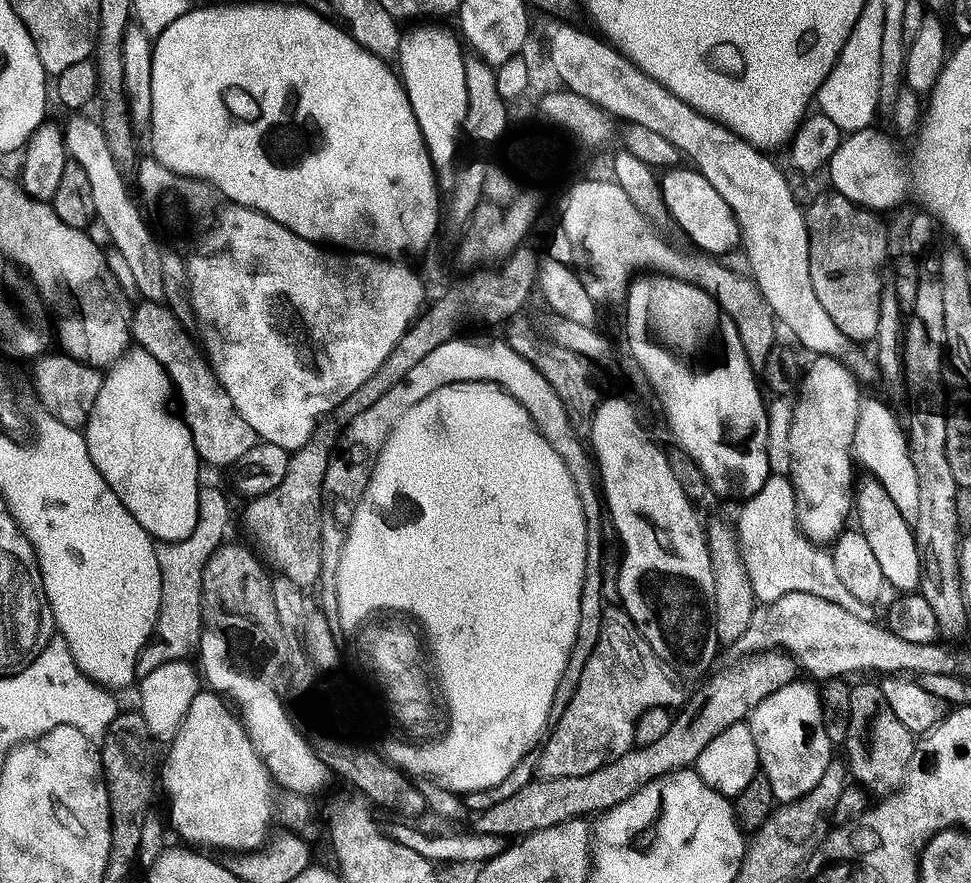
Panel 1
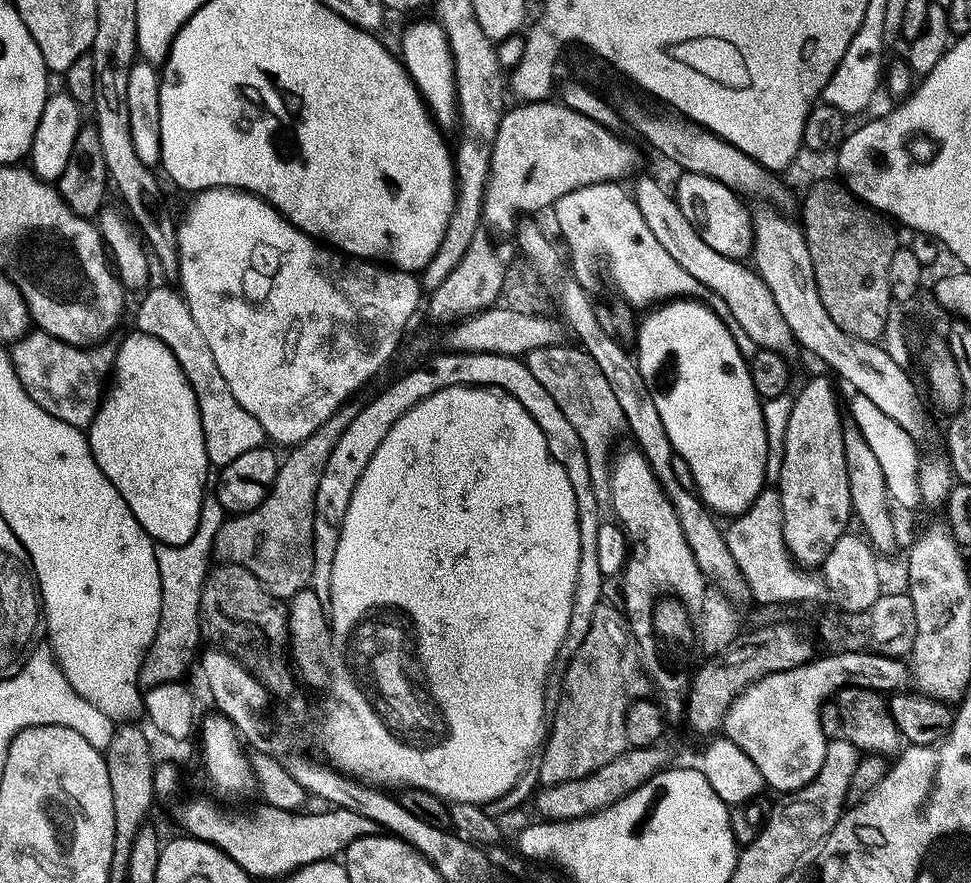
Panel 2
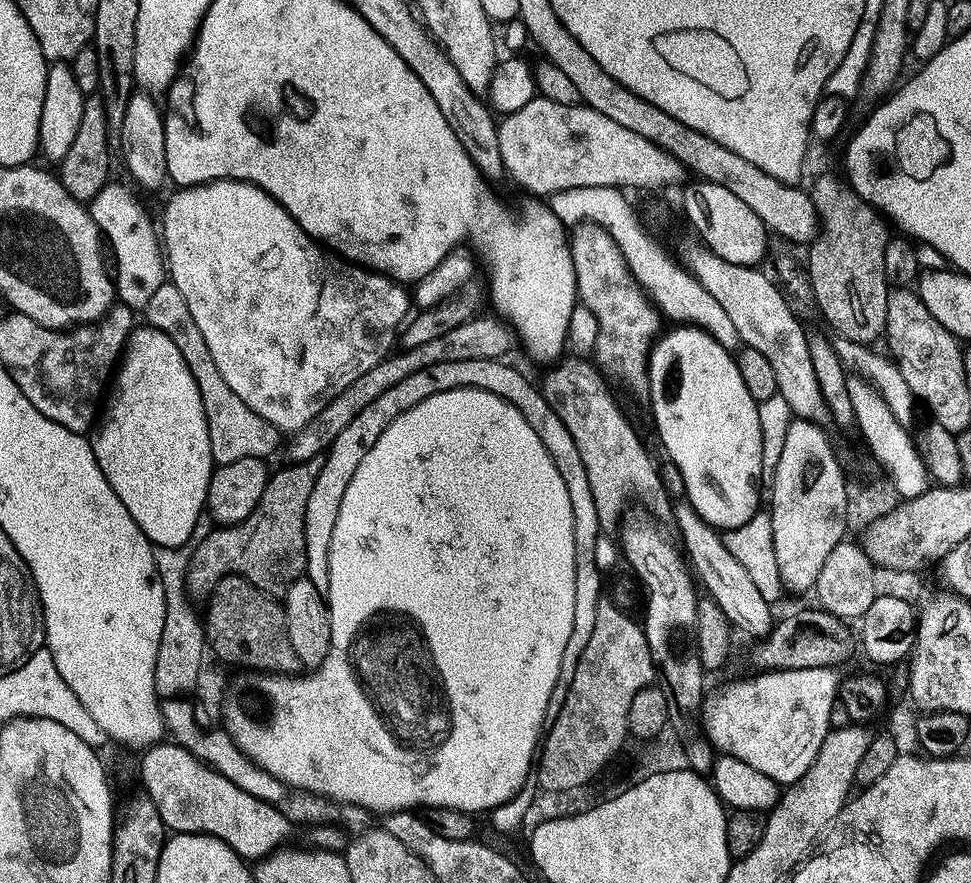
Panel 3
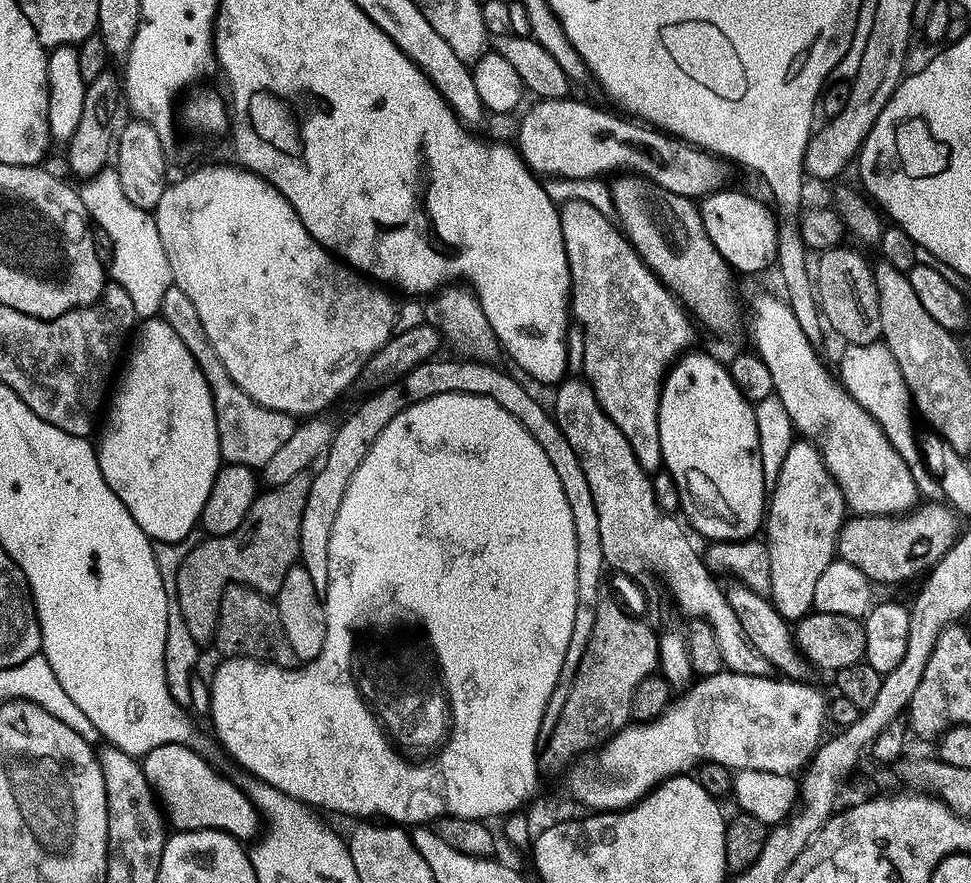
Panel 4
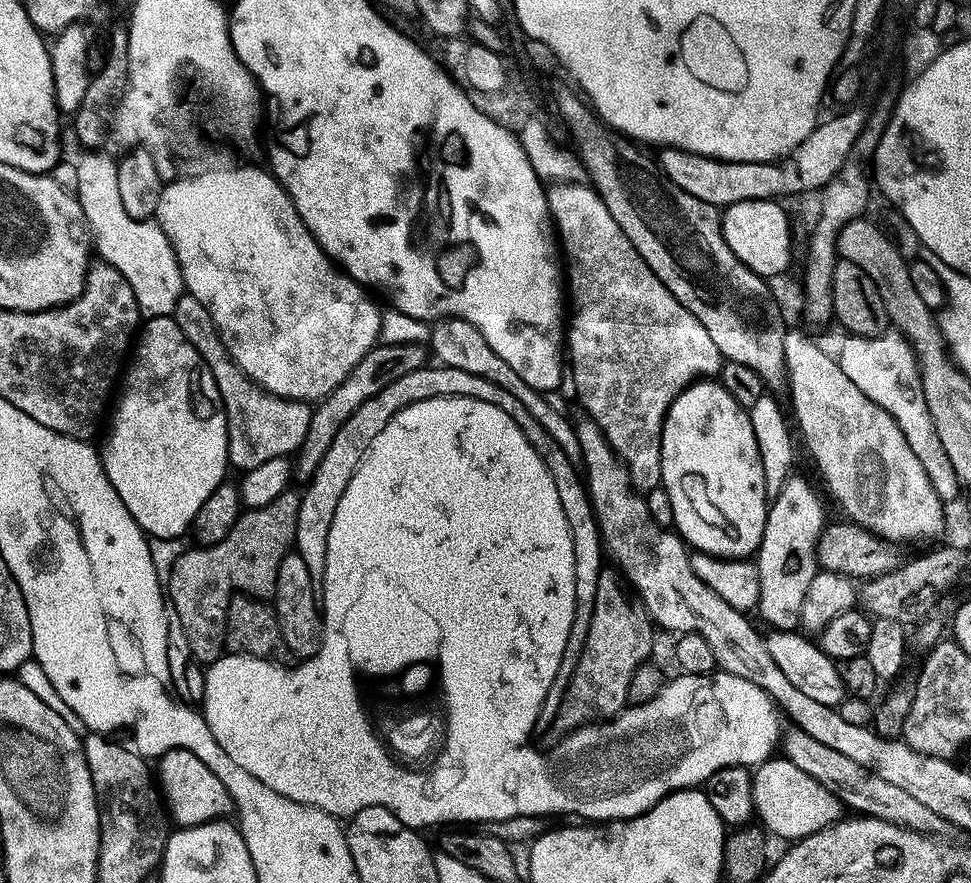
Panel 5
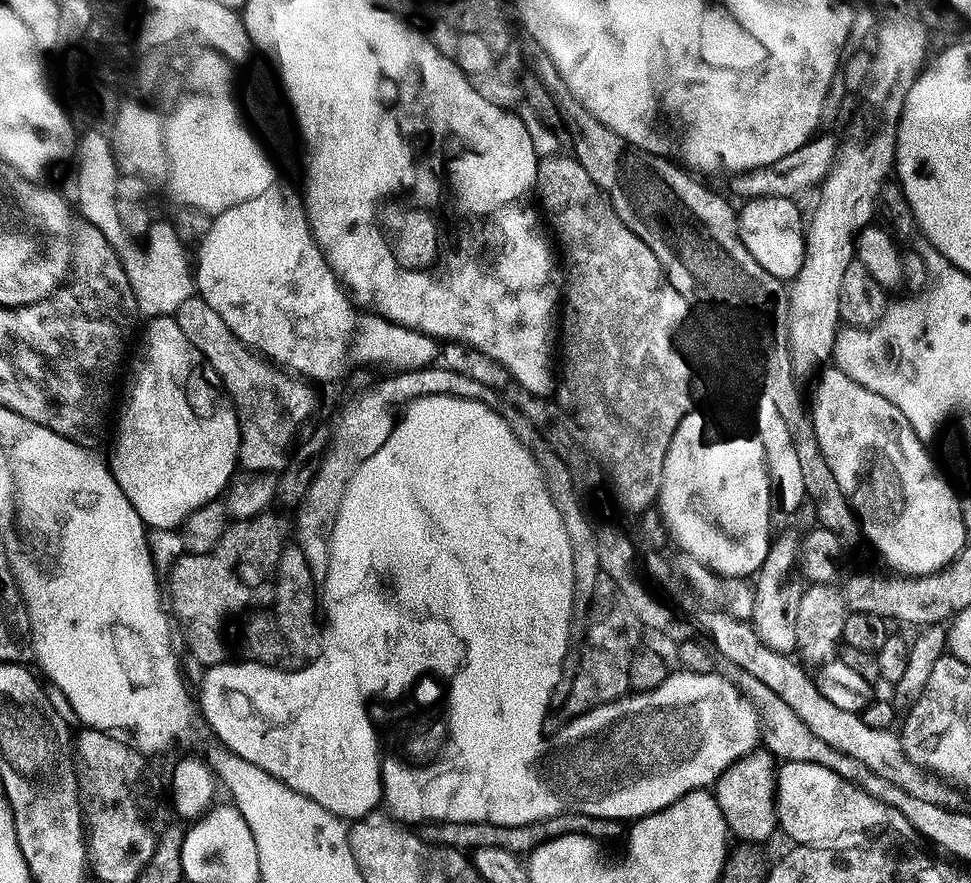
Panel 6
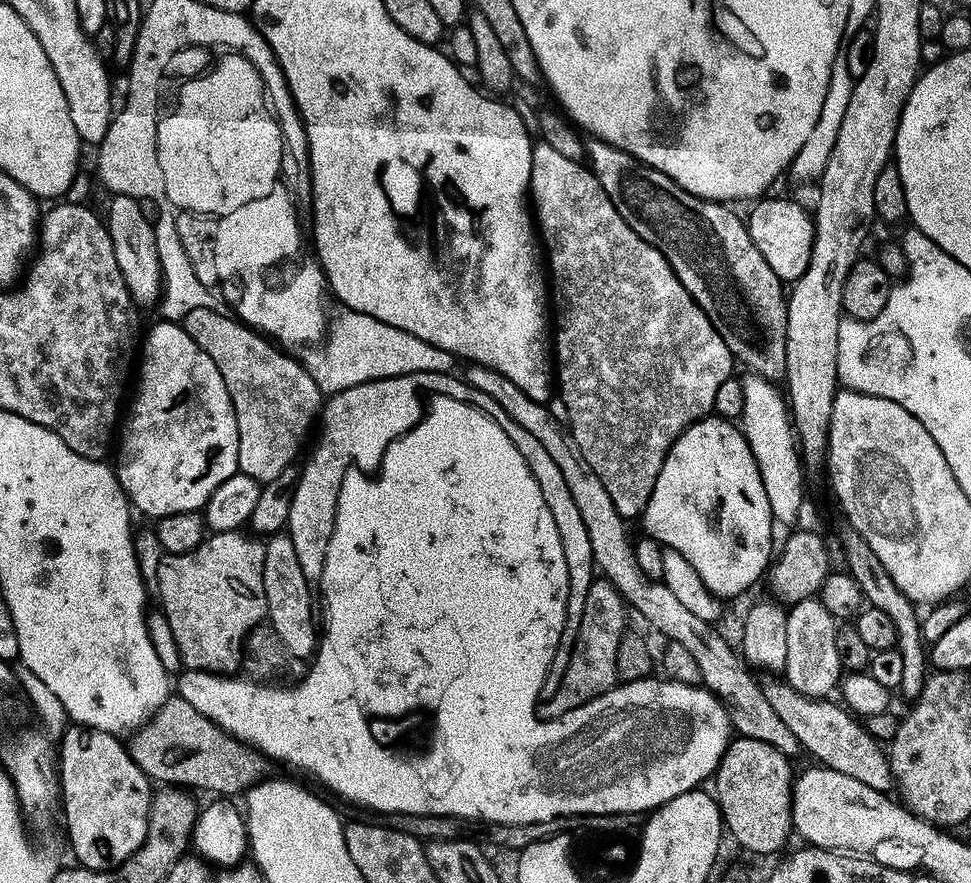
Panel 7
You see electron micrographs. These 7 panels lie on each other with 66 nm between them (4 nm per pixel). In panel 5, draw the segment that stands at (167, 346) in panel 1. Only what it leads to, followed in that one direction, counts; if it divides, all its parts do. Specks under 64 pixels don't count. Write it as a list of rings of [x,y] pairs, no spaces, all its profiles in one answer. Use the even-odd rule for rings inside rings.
[[[187,294],[180,296],[174,315],[178,326],[182,326],[182,334],[190,338],[194,350],[202,354],[210,374],[214,374],[214,382],[228,419],[229,465],[233,469],[247,470],[262,466],[262,462],[270,462],[270,458],[299,453],[306,430],[310,430],[312,408],[305,401],[287,400],[258,387],[230,358],[206,306],[202,306],[198,298]]]

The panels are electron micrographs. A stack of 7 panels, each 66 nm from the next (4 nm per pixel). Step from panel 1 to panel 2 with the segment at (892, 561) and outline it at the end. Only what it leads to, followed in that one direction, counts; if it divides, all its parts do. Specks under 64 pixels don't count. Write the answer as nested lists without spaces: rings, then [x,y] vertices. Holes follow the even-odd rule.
[[[848,416],[843,419],[843,449],[846,450],[847,481],[850,484],[850,496],[853,513],[860,520],[863,533],[877,553],[884,555],[896,546],[896,526],[890,514],[890,497],[886,488],[885,474],[874,450],[862,437],[862,432],[853,419]]]

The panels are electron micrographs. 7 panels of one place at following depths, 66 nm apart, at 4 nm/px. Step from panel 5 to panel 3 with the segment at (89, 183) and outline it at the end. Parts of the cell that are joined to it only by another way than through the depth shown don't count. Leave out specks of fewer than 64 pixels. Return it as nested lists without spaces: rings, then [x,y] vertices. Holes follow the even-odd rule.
[[[109,182],[105,188],[98,190],[96,197],[90,202],[90,211],[94,222],[100,227],[101,233],[112,243],[112,252],[116,255],[114,264],[114,292],[119,303],[133,310],[147,309],[150,298],[154,298],[158,288],[166,282],[166,257],[162,251],[162,240],[158,228],[152,225],[148,212],[132,197],[132,192],[124,184]]]

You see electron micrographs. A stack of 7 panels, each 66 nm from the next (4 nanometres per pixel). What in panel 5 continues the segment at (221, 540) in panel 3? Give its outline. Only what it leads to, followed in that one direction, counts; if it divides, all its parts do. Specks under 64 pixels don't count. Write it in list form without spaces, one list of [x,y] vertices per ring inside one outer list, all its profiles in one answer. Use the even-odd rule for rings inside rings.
[[[289,490],[282,493],[270,506],[249,508],[241,511],[236,525],[222,538],[222,542],[207,546],[192,546],[172,564],[172,573],[166,576],[166,596],[174,613],[175,623],[184,628],[186,642],[192,651],[193,661],[201,660],[204,666],[213,664],[225,651],[226,633],[228,631],[228,603],[233,596],[243,594],[255,596],[265,602],[271,601],[276,594],[278,582],[278,566],[282,566],[282,558],[293,551],[296,543],[296,527],[298,526],[298,510],[300,509],[301,493]]]

